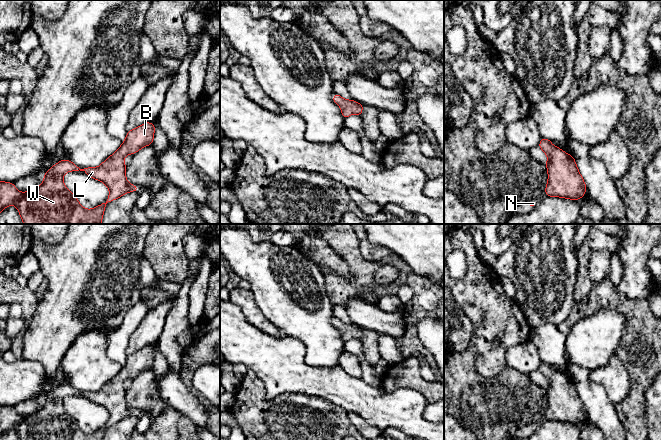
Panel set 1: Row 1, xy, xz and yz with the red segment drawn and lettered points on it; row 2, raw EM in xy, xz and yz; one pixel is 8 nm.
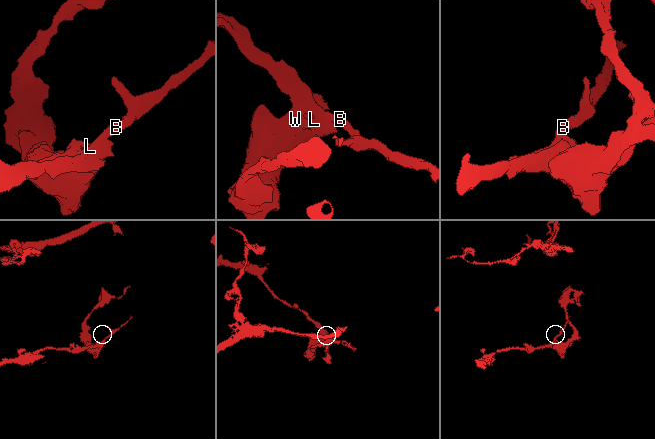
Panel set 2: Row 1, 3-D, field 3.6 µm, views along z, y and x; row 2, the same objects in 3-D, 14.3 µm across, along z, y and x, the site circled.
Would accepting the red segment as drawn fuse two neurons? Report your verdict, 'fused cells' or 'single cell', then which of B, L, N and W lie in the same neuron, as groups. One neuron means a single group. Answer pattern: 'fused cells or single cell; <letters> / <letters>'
single cell; B L N W

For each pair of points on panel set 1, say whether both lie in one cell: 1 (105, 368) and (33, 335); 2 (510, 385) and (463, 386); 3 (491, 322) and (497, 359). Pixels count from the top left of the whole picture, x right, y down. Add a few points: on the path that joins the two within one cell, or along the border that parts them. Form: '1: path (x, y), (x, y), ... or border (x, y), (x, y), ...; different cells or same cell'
1: border (82, 332), (65, 352), (58, 372); different cells
2: path (498, 386), (475, 386); same cell
3: path (488, 331), (483, 337), (485, 347), (488, 350); same cell

